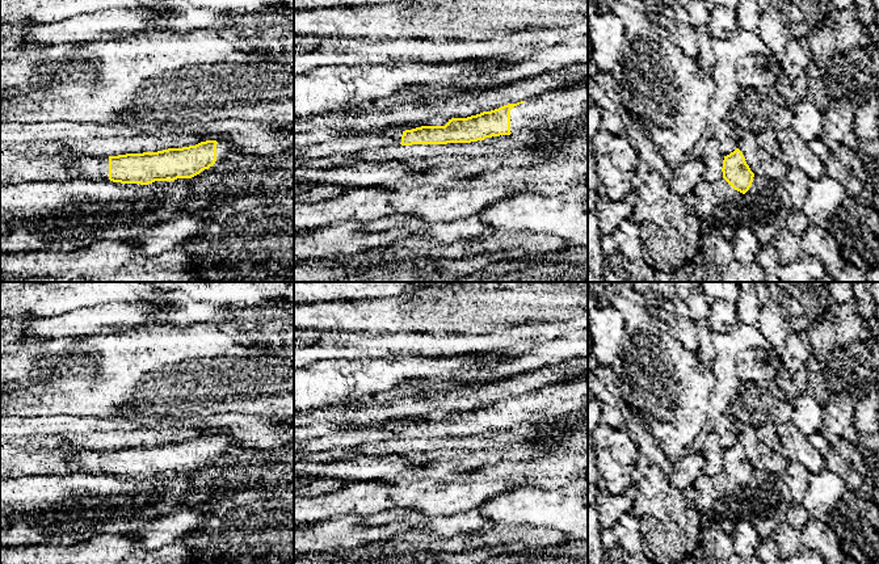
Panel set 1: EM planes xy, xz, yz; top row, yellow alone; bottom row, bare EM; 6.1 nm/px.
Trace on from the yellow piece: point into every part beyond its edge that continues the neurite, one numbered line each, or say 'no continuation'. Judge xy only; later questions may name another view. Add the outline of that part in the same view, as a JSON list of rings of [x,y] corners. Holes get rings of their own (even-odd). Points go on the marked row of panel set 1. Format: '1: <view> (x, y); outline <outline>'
1: xy (223, 150); outline [[[218,142],[216,144],[216,161],[215,164],[219,164],[230,157],[232,152],[236,150],[232,148],[228,143]]]
2: xy (96, 168); outline [[[104,155],[84,156],[72,167],[72,173],[75,178],[108,181],[109,156],[104,156]]]

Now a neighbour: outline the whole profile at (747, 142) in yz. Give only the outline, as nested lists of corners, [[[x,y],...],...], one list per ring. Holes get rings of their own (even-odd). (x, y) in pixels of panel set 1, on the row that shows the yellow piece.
[[[733,125],[733,135],[736,139],[737,148],[743,152],[746,164],[754,174],[762,173],[757,135]]]

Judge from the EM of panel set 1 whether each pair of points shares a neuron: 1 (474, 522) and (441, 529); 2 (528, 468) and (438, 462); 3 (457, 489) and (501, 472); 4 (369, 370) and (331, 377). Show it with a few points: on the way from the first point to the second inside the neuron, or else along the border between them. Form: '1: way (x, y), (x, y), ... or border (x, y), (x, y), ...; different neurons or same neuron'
1: way (466, 522), (449, 526); same neuron
2: border (514, 461), (500, 461), (475, 470); different neurons
3: border (466, 478), (507, 479), (514, 483); different neurons
4: way (360, 378), (340, 378); same neuron

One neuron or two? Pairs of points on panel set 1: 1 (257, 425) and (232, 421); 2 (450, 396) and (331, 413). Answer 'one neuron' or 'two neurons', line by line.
1: one neuron
2: one neuron

